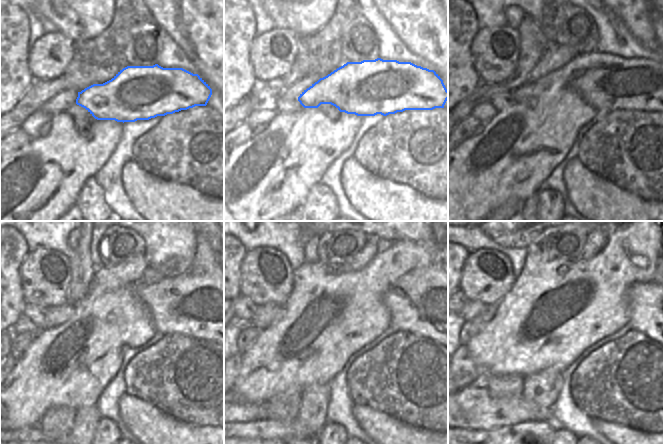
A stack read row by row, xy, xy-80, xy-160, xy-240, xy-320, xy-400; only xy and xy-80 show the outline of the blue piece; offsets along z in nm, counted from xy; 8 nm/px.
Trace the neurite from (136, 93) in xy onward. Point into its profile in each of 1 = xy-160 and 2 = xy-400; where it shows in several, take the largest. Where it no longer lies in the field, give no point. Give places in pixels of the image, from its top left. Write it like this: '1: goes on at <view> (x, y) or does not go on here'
1: goes on at xy-160 (607, 82)
2: goes on at xy-400 (651, 306)

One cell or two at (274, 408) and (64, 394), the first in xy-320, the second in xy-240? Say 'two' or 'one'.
two

